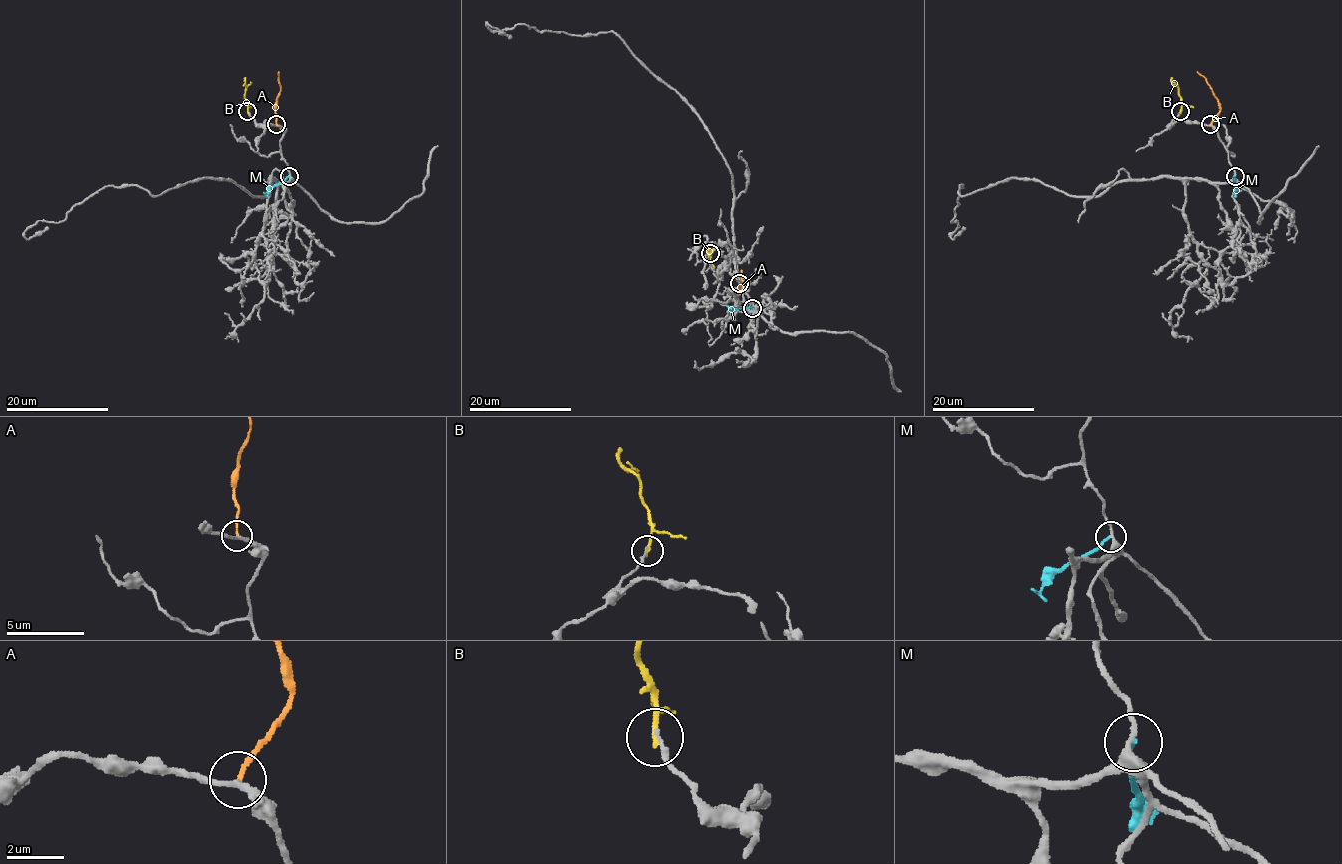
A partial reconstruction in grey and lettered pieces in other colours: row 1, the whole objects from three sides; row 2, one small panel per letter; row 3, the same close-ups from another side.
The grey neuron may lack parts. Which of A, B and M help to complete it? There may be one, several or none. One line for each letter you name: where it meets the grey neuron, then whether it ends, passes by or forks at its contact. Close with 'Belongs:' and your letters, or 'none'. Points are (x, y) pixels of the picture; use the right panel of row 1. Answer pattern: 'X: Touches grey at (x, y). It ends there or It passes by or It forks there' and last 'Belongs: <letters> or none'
Belongs: none

